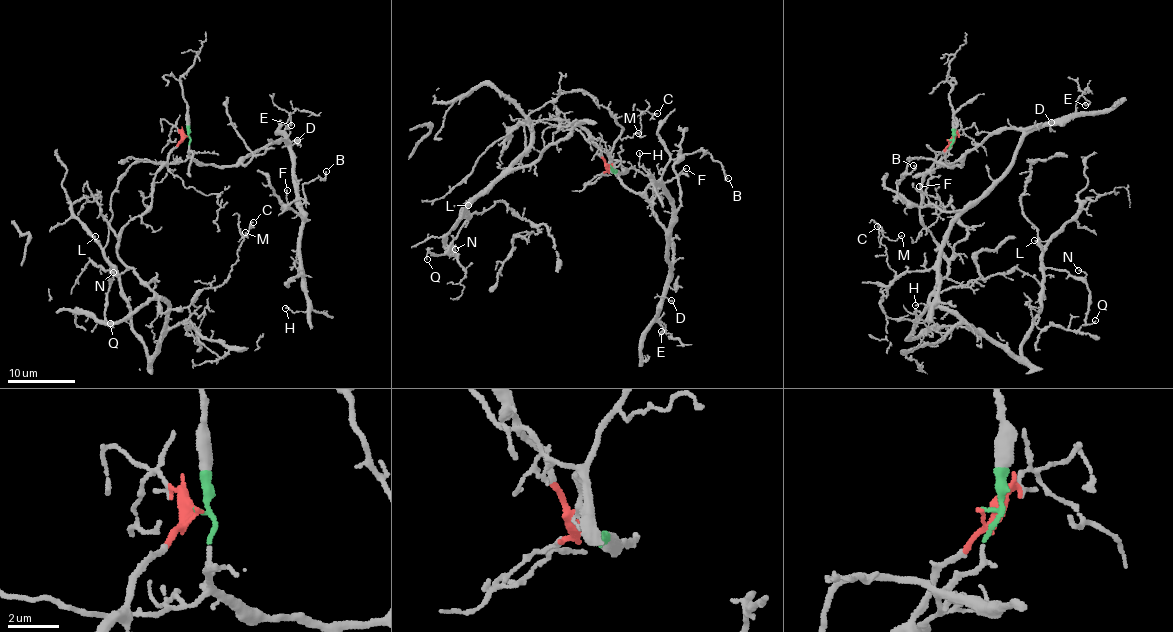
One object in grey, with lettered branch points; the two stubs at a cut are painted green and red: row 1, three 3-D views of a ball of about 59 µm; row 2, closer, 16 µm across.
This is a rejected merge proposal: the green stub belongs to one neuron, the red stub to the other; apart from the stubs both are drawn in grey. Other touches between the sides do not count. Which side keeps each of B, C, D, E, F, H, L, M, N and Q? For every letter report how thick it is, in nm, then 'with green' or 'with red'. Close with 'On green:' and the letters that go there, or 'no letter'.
B: 140 nm | with green
C: 110 nm | with red
D: 130 nm | with green
E: 150 nm | with green
F: 110 nm | with green
H: 120 nm | with green
L: 170 nm | with red
M: 100 nm | with red
N: 100 nm | with red
Q: 90 nm | with red
On green: B, D, E, F, H

